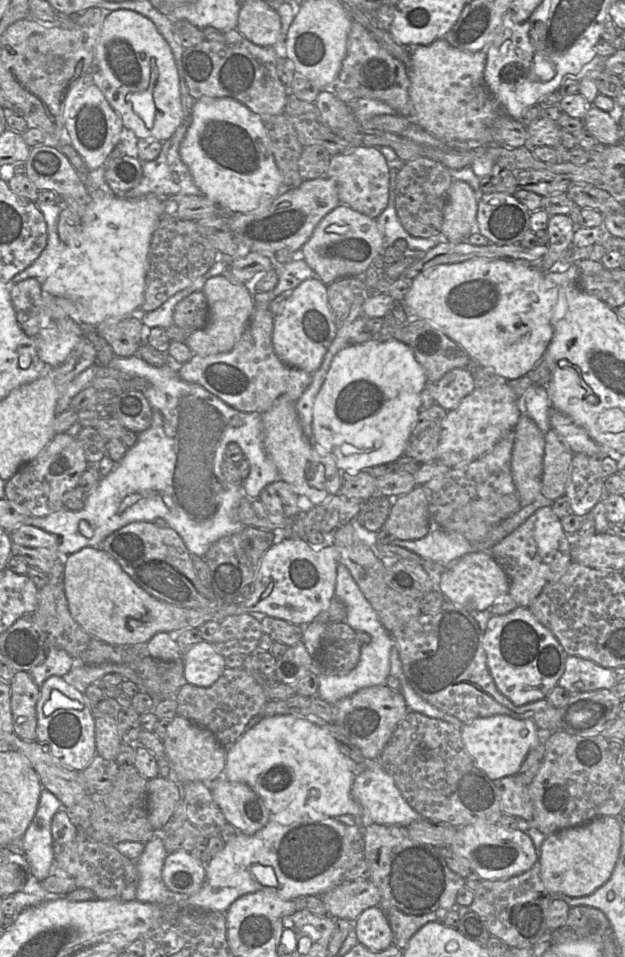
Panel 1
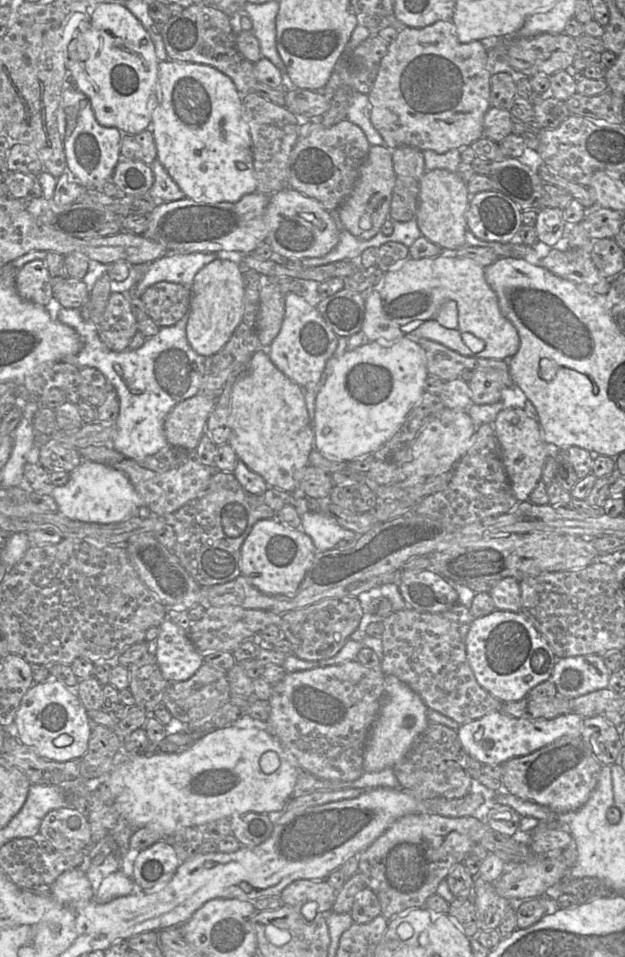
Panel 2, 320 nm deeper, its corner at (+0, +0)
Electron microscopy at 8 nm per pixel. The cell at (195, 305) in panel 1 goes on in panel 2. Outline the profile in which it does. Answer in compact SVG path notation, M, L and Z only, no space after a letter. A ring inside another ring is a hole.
M161 281L147 288L140 299L147 315L159 327L172 326L189 313L191 288Z

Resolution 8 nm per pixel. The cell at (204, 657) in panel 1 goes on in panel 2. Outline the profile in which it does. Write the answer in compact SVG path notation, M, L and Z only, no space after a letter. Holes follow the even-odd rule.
M169 618L159 629L154 655L164 679L168 682L188 680L204 663L203 654L195 648L187 631Z

